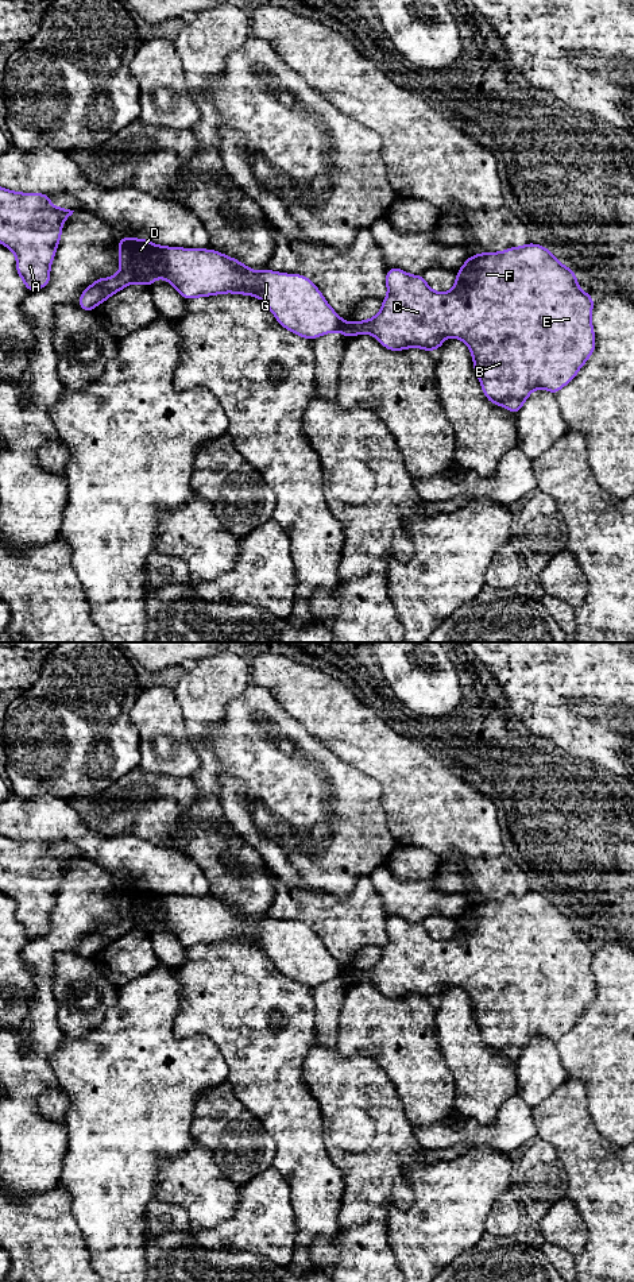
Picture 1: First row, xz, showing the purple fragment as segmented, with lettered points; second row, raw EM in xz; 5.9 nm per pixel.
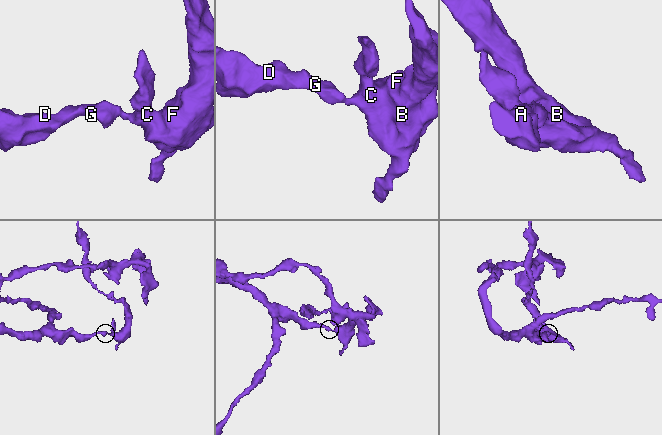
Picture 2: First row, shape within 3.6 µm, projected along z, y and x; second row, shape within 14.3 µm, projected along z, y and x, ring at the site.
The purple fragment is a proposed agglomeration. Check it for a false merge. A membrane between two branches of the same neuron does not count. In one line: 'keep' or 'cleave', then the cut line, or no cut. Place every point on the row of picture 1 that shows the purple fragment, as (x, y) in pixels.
cleave; cut xz (347, 324), (341, 331)

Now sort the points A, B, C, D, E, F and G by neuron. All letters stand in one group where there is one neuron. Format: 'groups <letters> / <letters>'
groups A D G / B C E F

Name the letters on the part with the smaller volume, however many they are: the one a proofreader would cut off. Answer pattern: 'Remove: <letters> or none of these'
Remove: B, C, E, F

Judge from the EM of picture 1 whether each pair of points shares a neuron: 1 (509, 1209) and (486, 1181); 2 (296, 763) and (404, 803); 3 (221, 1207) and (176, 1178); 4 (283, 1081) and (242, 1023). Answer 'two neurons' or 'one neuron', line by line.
1: two neurons
2: two neurons
3: one neuron
4: one neuron

